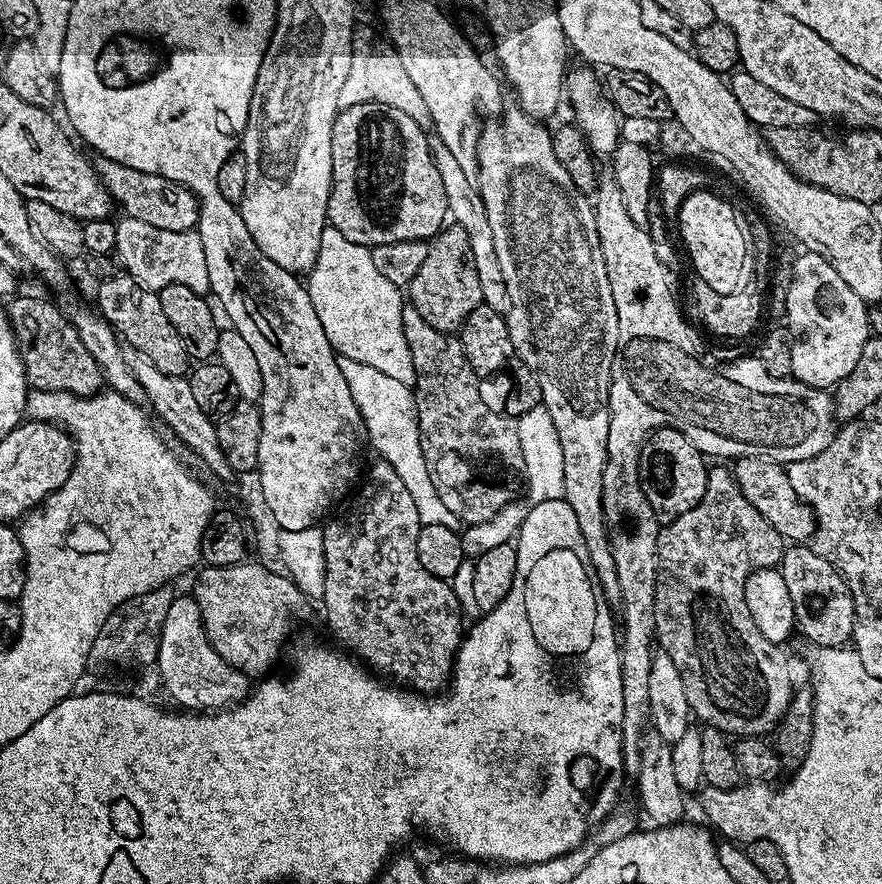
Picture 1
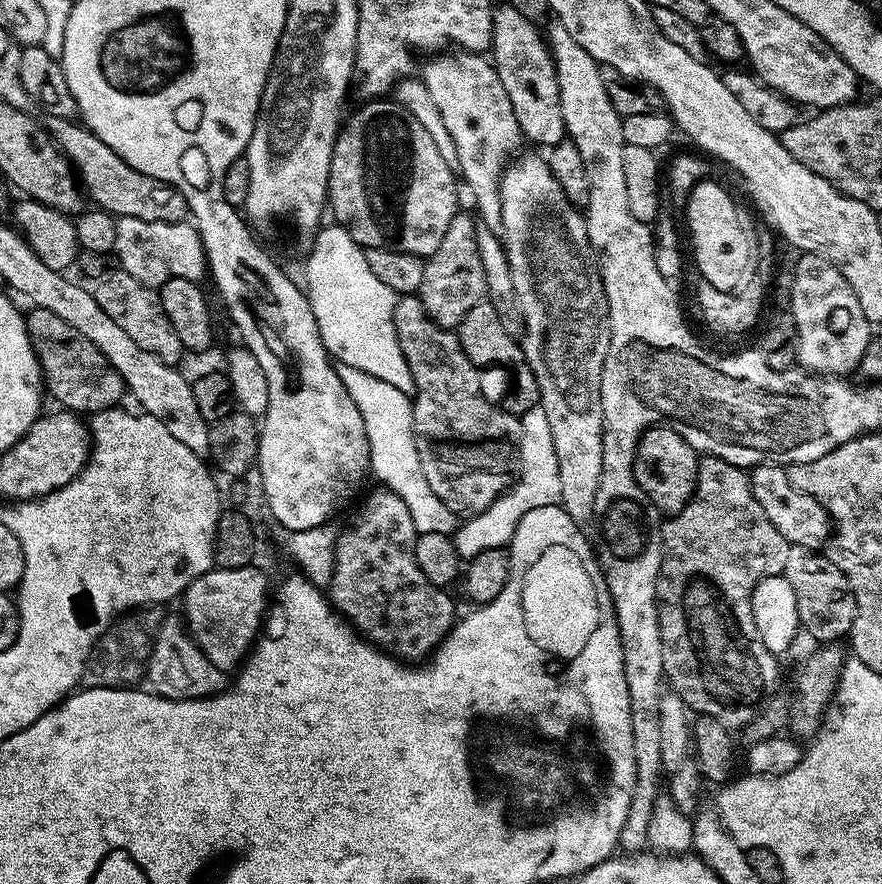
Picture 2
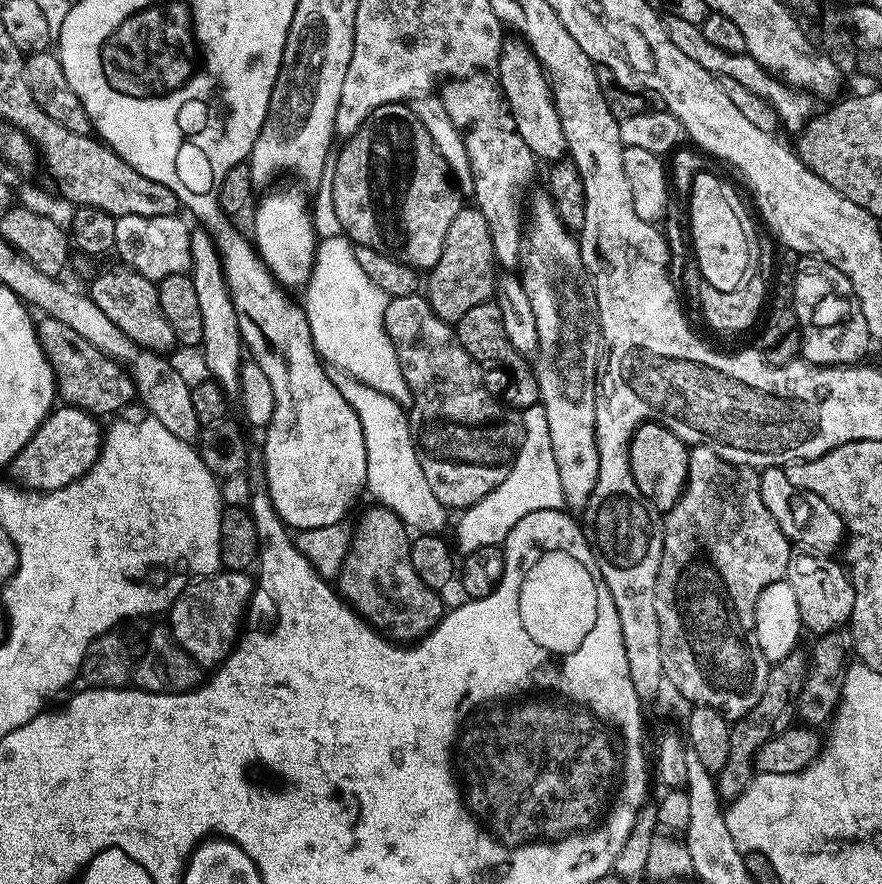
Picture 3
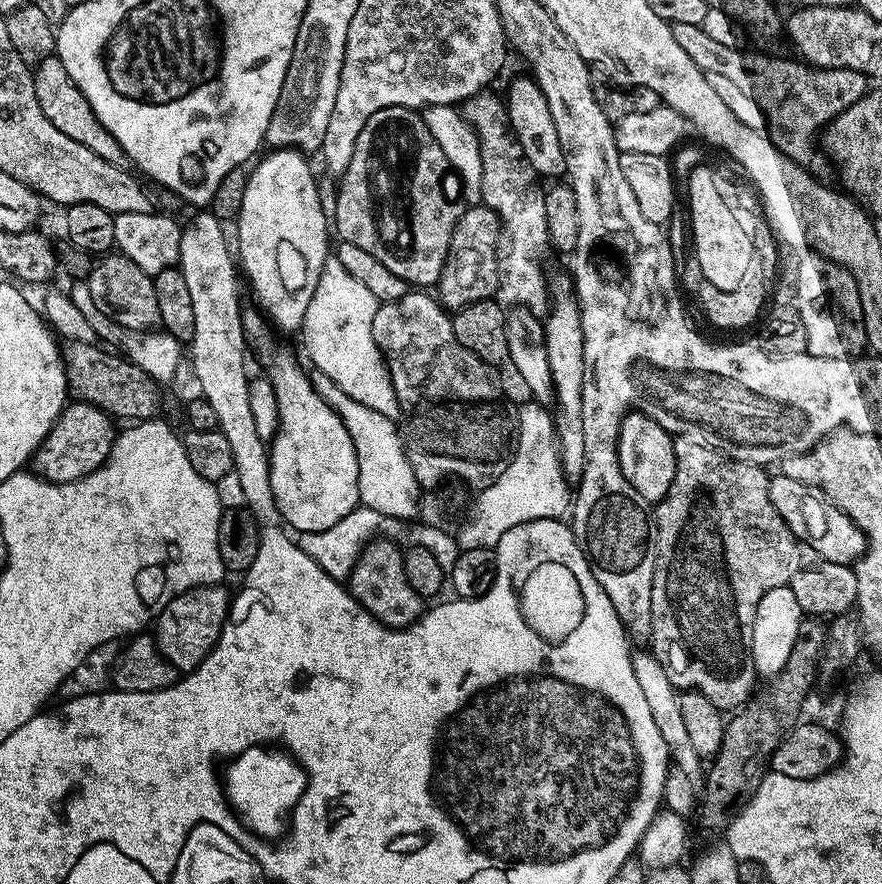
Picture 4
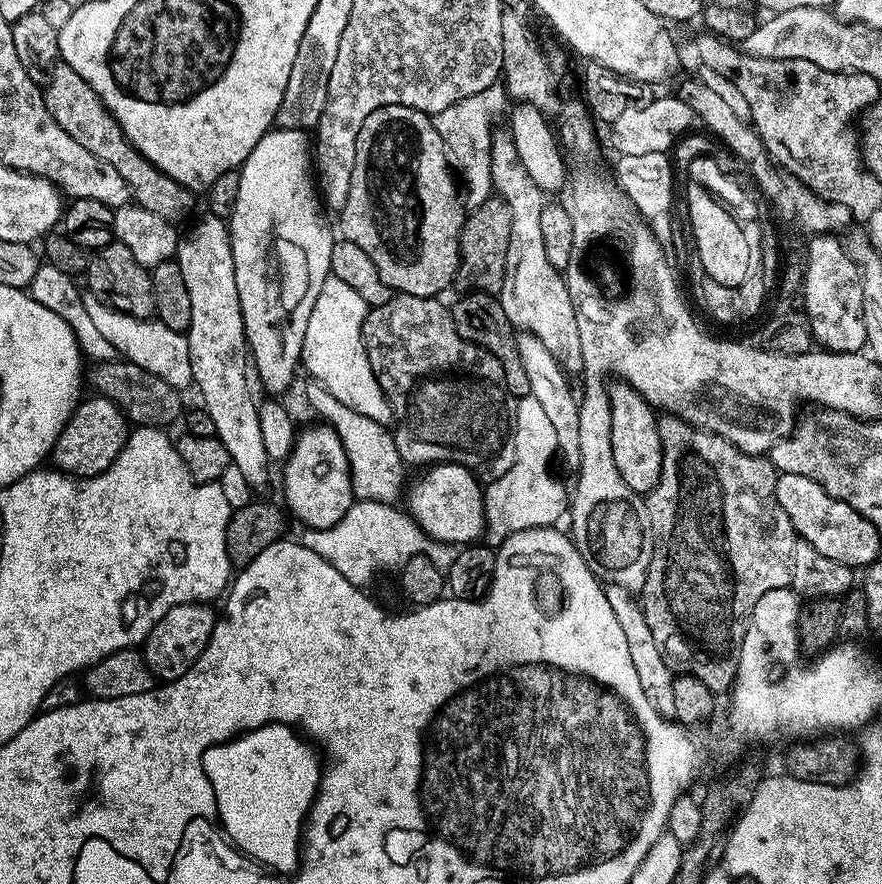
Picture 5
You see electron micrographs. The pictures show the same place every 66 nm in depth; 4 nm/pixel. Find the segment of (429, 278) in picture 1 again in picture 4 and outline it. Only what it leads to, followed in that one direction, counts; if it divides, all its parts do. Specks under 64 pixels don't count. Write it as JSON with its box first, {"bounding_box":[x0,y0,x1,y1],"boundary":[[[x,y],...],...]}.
{"bounding_box":[438,202,500,309],"boundary":[[[482,202],[465,207],[456,219],[446,262],[440,271],[438,299],[445,309],[465,308],[479,300],[491,300],[500,291],[496,242],[500,238],[500,219]]]}

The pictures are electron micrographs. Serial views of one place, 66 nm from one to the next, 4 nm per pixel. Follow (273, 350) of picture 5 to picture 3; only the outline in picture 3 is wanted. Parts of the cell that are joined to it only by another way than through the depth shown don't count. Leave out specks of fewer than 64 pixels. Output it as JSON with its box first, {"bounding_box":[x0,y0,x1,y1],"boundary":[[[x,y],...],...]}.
{"bounding_box":[252,195,318,289],"boundary":[[[294,195],[270,196],[257,203],[256,217],[252,220],[254,247],[260,253],[260,259],[276,277],[276,283],[285,289],[303,289],[312,273],[312,263],[316,257],[318,235],[312,225],[312,216],[308,213],[307,202]]]}

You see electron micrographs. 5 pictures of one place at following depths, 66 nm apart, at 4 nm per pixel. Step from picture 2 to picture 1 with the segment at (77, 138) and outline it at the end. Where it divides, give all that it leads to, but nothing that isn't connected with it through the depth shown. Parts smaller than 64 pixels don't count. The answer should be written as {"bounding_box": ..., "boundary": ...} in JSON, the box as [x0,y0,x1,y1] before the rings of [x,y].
{"bounding_box":[95,159,200,232],"boundary":[[[97,159],[95,166],[101,182],[108,187],[108,192],[124,216],[133,216],[142,222],[150,222],[150,226],[158,226],[162,230],[186,232],[199,225],[200,201],[183,185],[173,184],[158,174],[146,174],[130,166],[122,166],[113,160]]]}

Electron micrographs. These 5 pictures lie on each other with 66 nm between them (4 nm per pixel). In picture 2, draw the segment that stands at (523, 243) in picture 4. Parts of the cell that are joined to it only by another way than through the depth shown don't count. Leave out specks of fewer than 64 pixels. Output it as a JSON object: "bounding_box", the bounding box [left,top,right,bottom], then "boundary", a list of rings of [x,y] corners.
{"bounding_box":[422,54,522,225],"boundary":[[[442,54],[433,55],[436,57],[425,66],[422,81],[457,147],[457,169],[462,180],[464,175],[476,199],[479,219],[485,225],[499,225],[500,177],[506,164],[504,158],[522,141],[518,118],[514,118],[514,106],[510,106],[510,94],[506,94],[506,86],[502,86],[495,67],[483,55],[438,55]]]}

